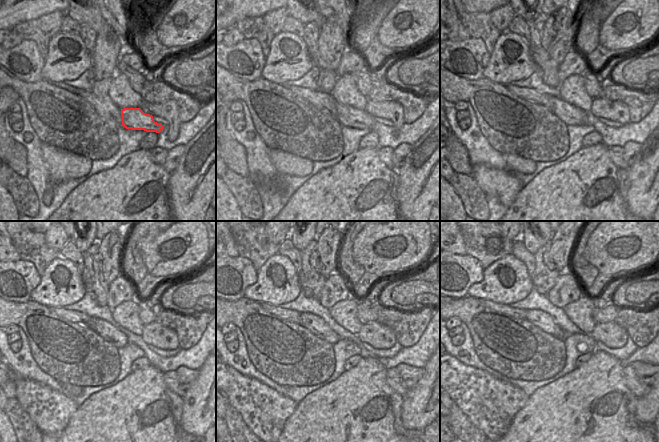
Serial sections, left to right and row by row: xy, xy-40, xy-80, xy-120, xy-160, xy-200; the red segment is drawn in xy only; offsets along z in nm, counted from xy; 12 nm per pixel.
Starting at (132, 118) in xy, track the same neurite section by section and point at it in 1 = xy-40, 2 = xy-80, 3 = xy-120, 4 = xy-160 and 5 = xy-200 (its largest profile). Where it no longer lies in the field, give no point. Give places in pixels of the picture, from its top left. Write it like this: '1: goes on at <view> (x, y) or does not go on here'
1: goes on at xy-40 (349, 116)
2: goes on at xy-80 (571, 115)
3: goes on at xy-120 (110, 333)
4: goes on at xy-160 (314, 322)
5: goes on at xy-200 (539, 318)

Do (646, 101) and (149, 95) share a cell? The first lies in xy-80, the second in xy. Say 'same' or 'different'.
same

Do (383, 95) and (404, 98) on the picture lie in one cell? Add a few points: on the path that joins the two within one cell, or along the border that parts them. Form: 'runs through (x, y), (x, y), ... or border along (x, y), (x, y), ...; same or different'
runs through (388, 94), (399, 95); same

